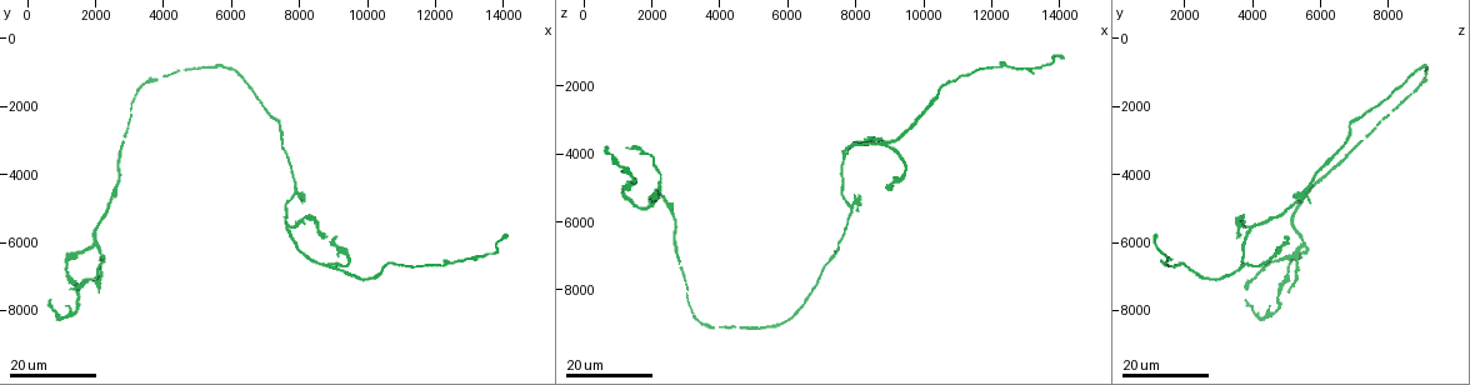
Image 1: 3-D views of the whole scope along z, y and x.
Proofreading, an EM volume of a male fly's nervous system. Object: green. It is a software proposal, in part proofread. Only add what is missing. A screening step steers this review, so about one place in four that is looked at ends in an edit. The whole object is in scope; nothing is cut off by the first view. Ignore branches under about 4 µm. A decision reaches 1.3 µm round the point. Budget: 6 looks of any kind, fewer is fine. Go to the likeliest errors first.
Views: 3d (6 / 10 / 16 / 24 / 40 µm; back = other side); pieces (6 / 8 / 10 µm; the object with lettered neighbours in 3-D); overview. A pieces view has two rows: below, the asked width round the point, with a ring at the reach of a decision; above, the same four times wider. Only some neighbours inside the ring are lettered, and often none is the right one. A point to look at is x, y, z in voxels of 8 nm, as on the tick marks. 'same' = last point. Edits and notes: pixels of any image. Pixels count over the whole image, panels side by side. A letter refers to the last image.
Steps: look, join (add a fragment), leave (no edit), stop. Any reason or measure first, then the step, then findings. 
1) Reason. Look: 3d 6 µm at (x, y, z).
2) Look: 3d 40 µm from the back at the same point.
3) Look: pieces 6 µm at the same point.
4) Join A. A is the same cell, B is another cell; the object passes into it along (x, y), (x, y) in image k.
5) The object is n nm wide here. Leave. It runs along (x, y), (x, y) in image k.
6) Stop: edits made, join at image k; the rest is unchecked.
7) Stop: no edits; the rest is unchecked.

An open end. Look: 3d 16 µm at (8800, 5800, 3600).

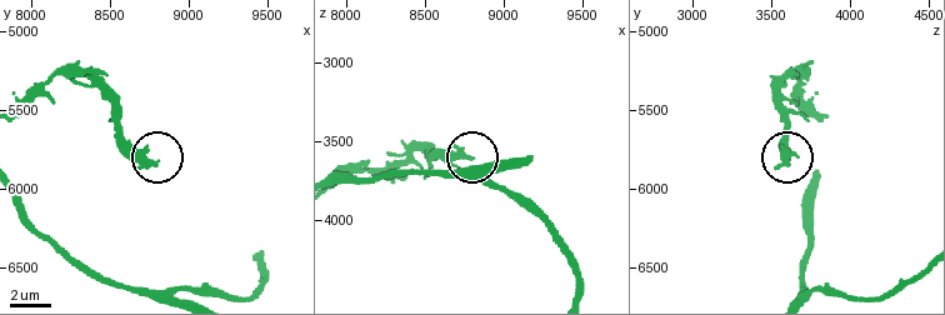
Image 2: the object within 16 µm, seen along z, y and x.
Look: pieces 8 µm at (8800, 5840, 3620).

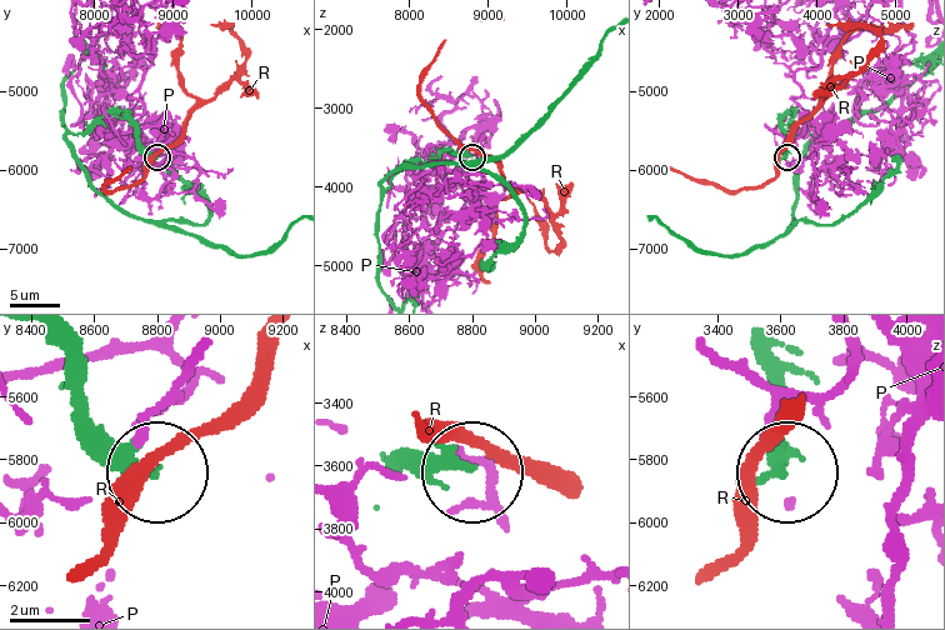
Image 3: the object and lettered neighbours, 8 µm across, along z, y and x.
Leave. P and R are other cells; no lettered fragment goes on from it.

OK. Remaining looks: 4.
Tapers out. Look: 3d 16 µm at (600, 7600, 3800).

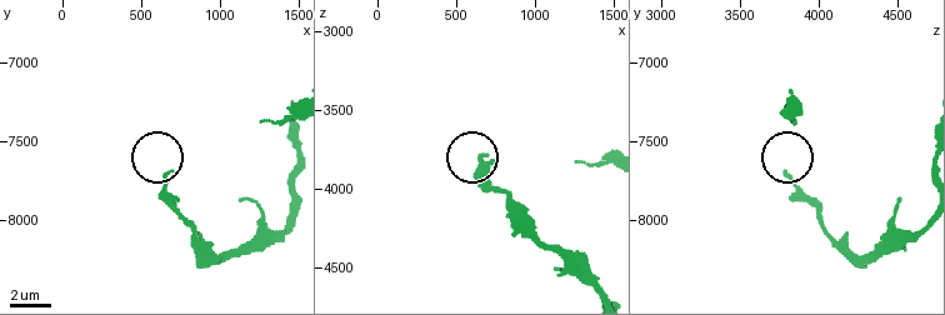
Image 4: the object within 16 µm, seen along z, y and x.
What lies round it. Look: pieces 10 µm at (660, 7700, 3800).

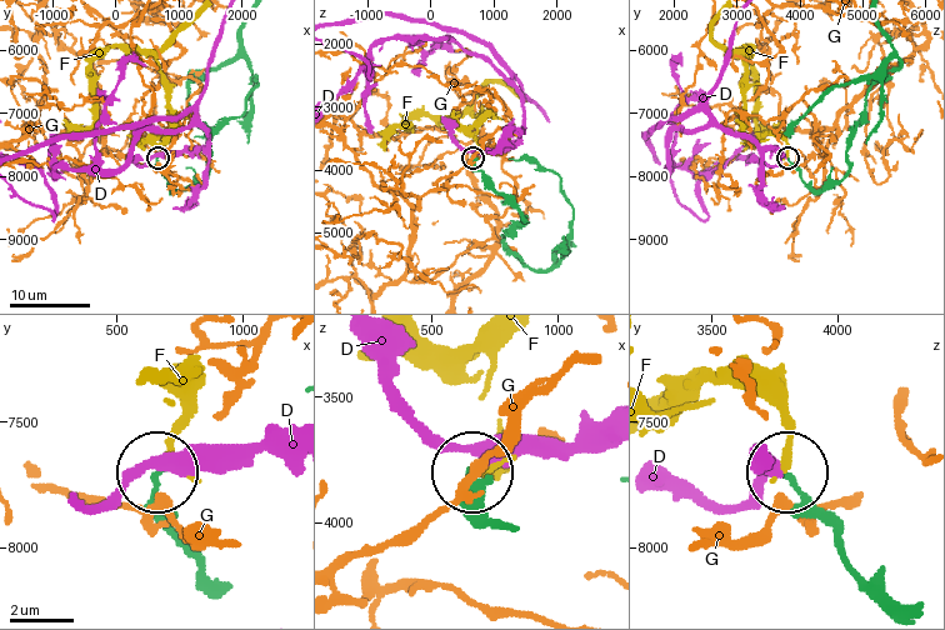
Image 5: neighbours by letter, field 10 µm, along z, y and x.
Leave. D, F and G are other cells; none of them fits.

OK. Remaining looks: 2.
End of a long branch. Look: 3d 24 µm at (14200, 5800, 1100).

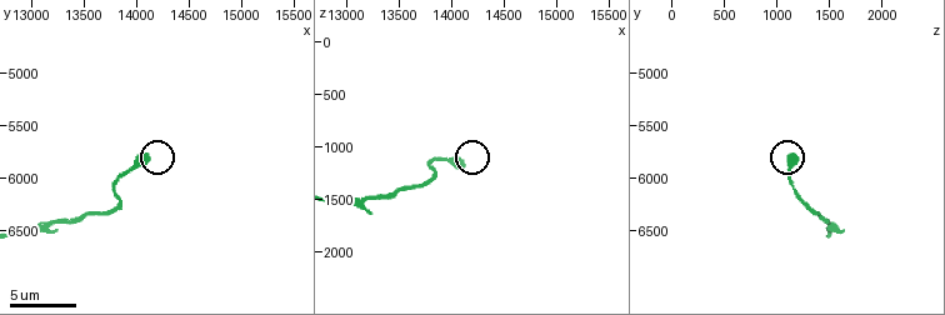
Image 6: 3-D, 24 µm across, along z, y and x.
What lies round it. Look: pieces 10 µm at (14100, 5820, 1180).

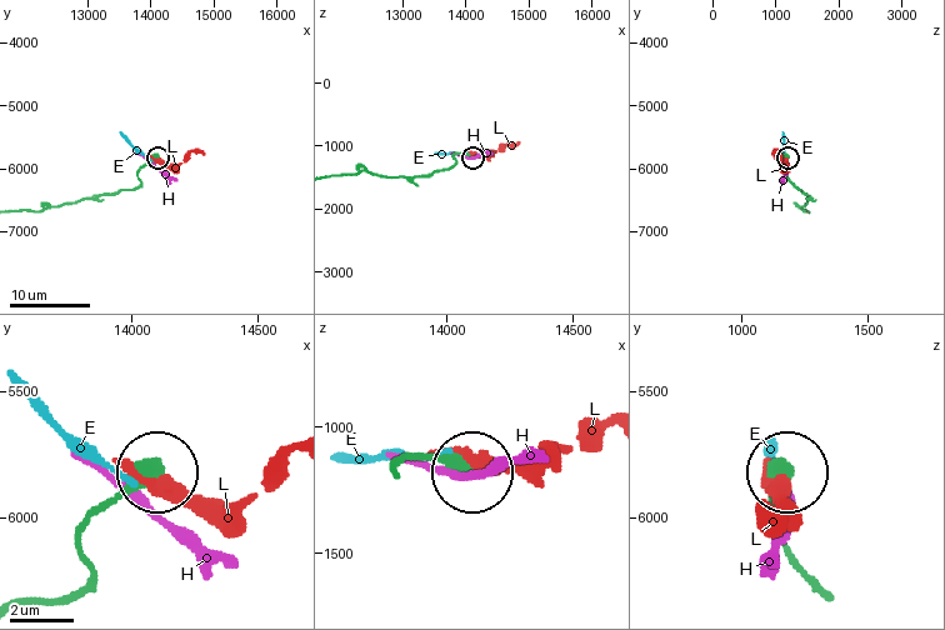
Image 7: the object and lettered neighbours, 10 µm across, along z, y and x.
Leave. E, H and L are other cells; none of them fits.

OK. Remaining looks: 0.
Stop: no edits; the rest is unchecked.

